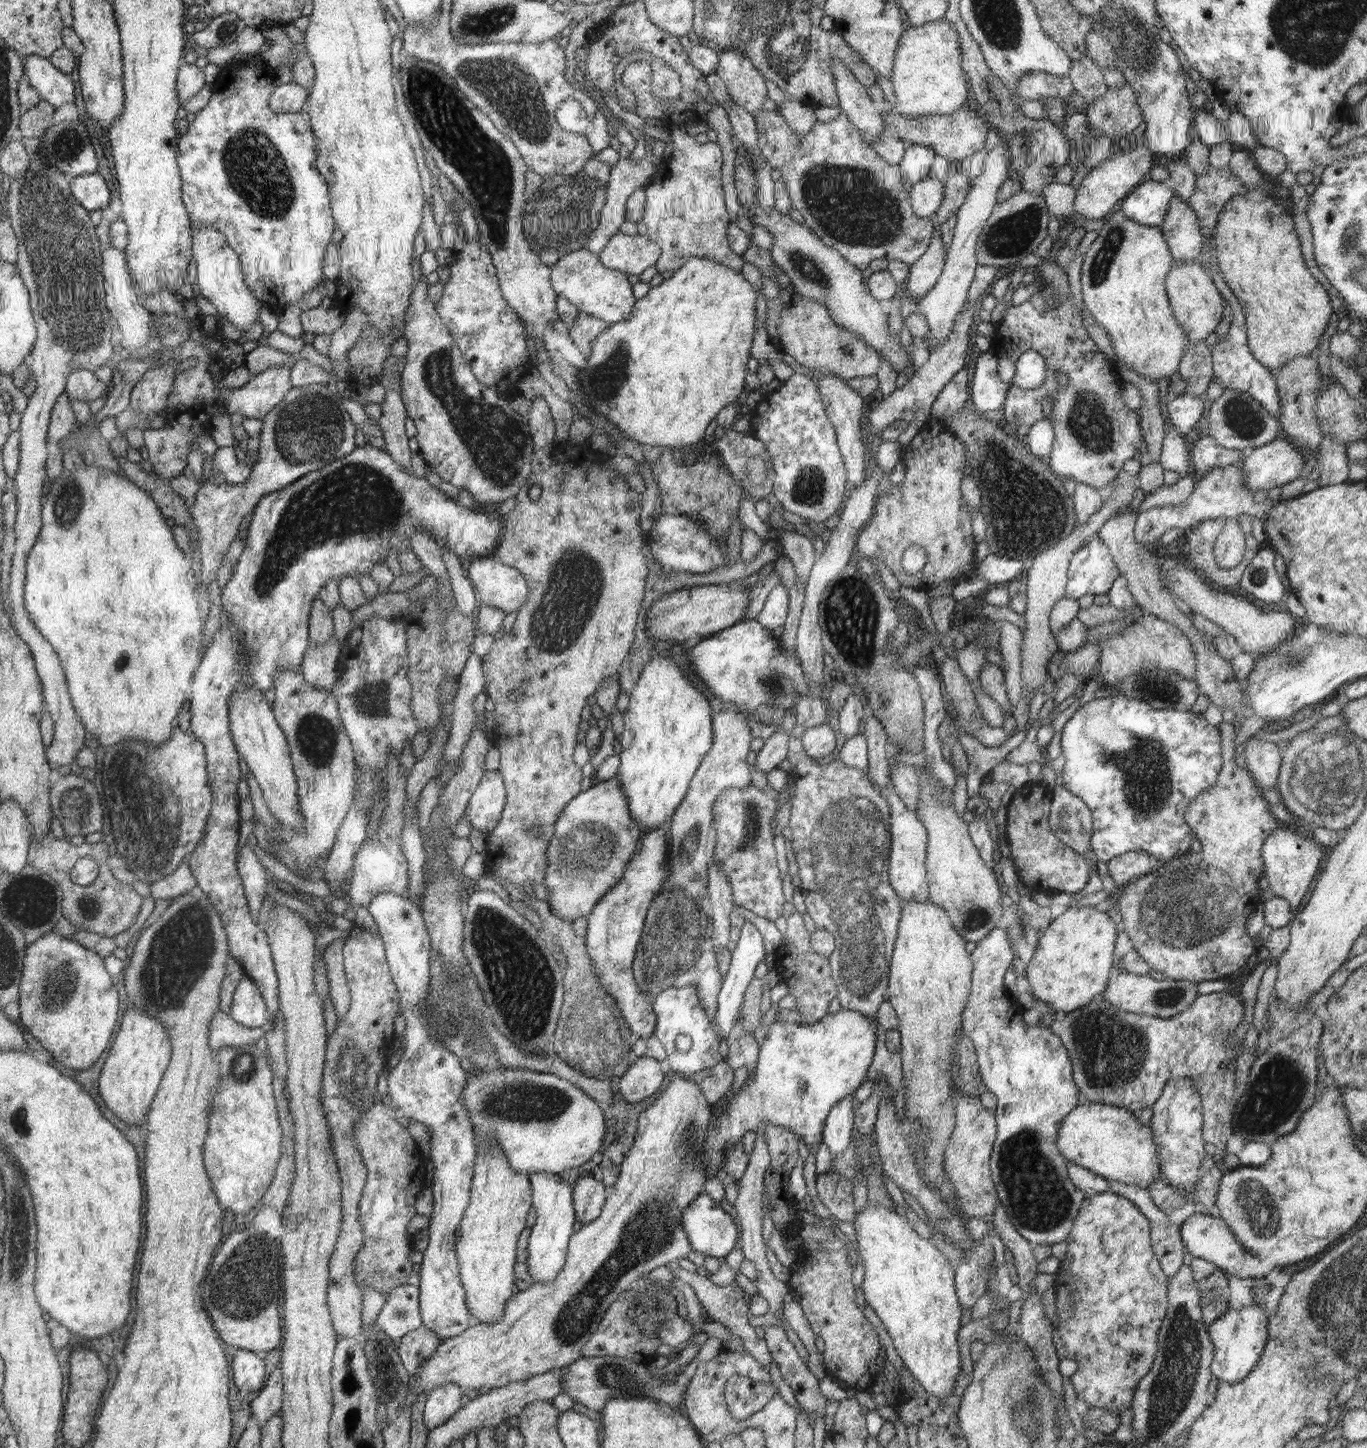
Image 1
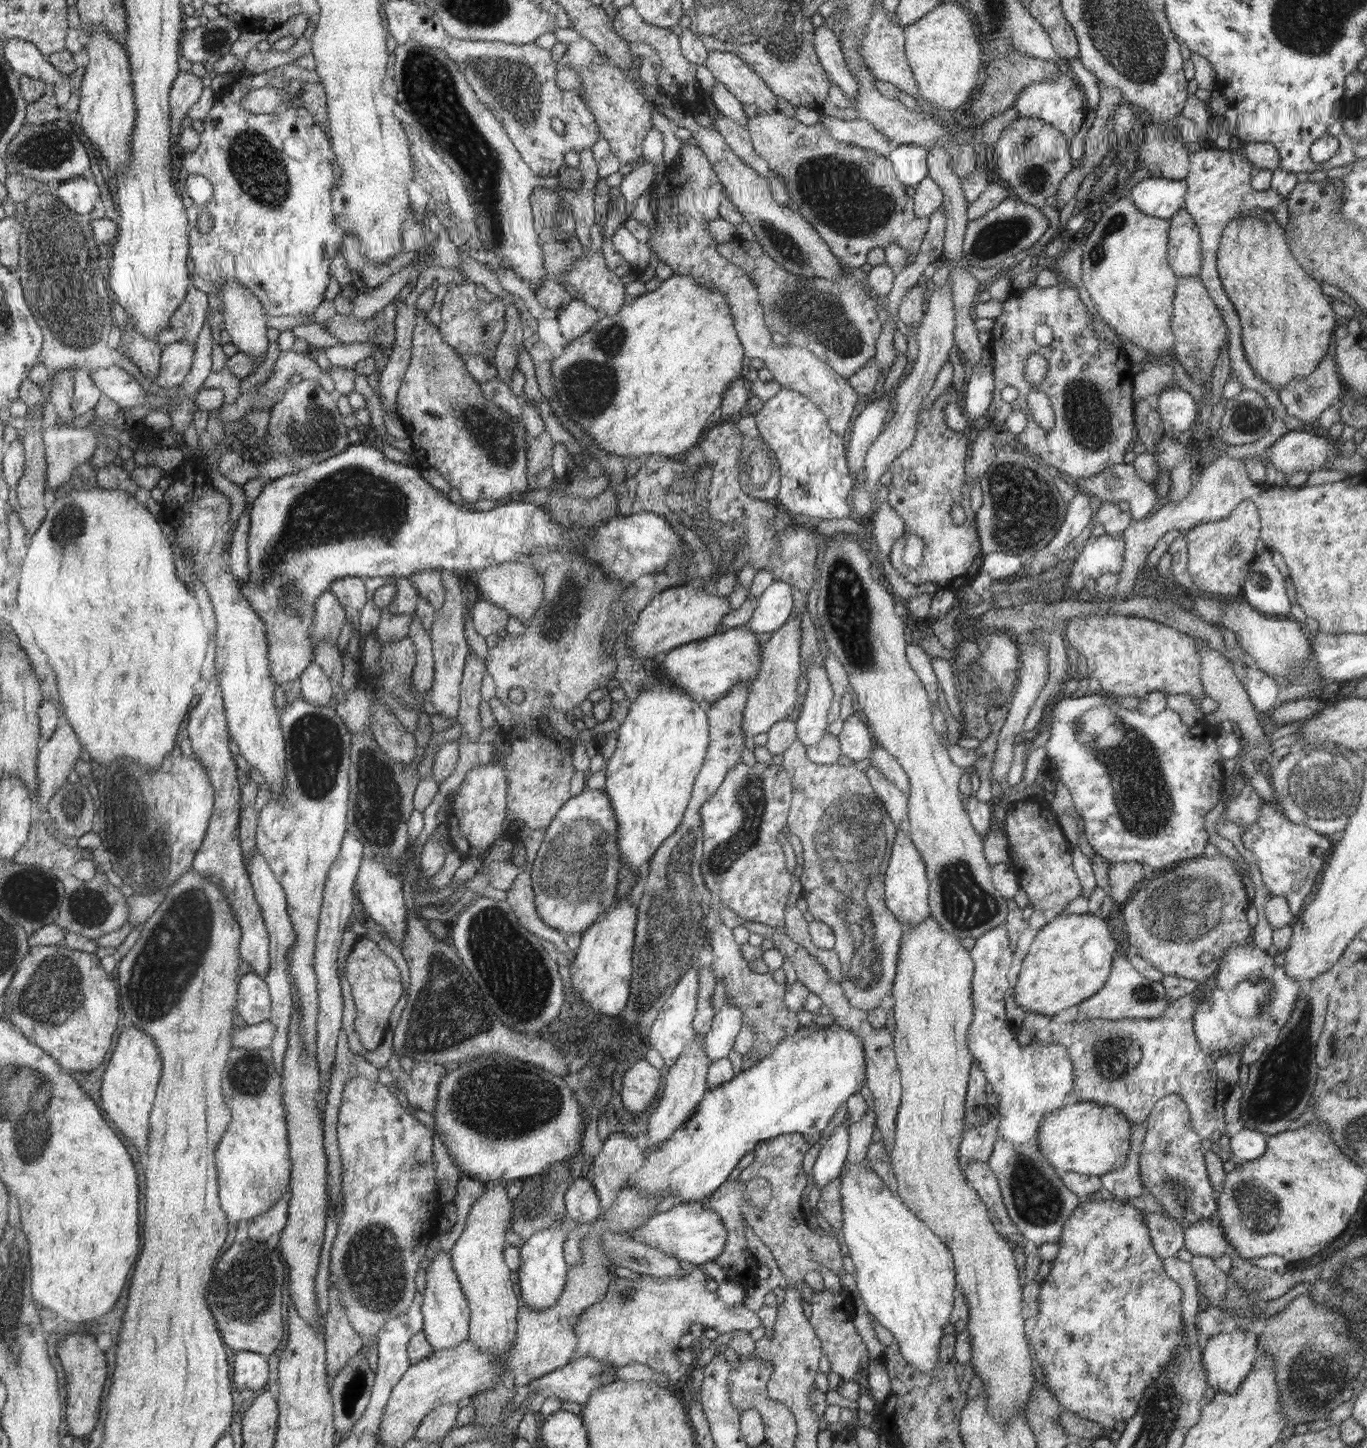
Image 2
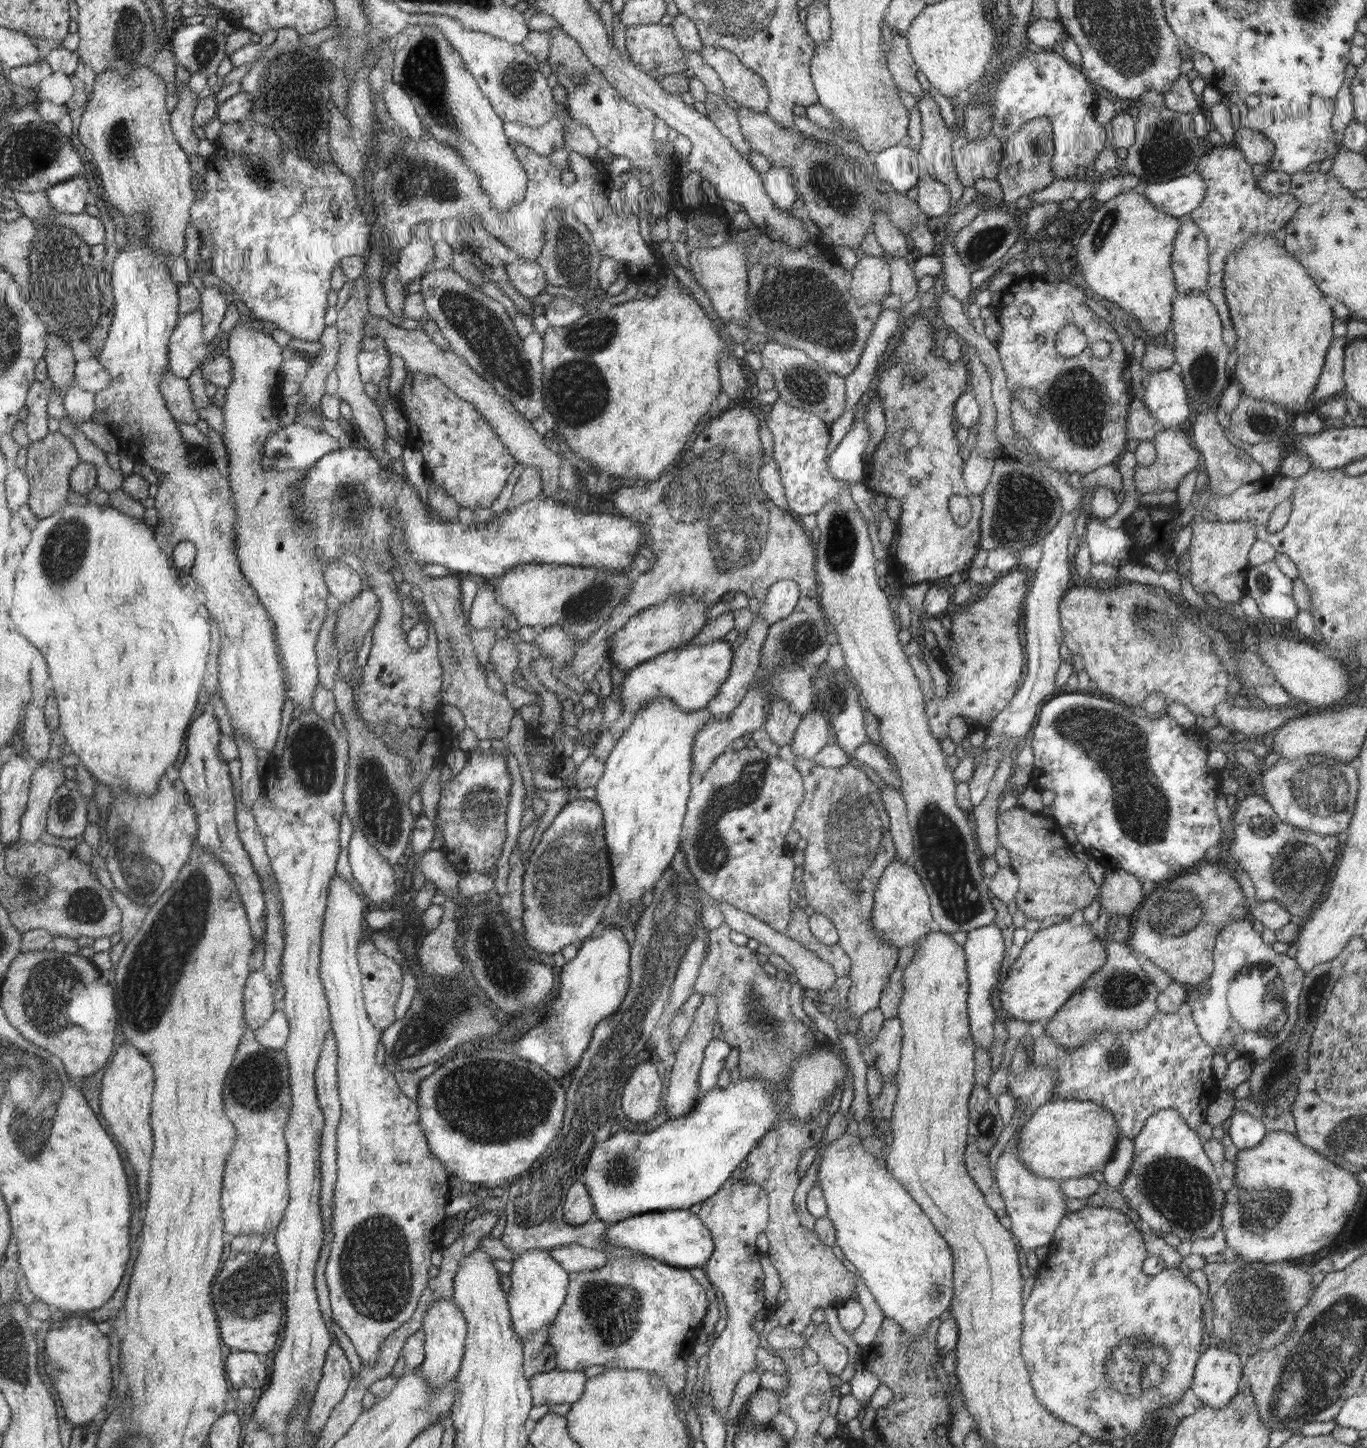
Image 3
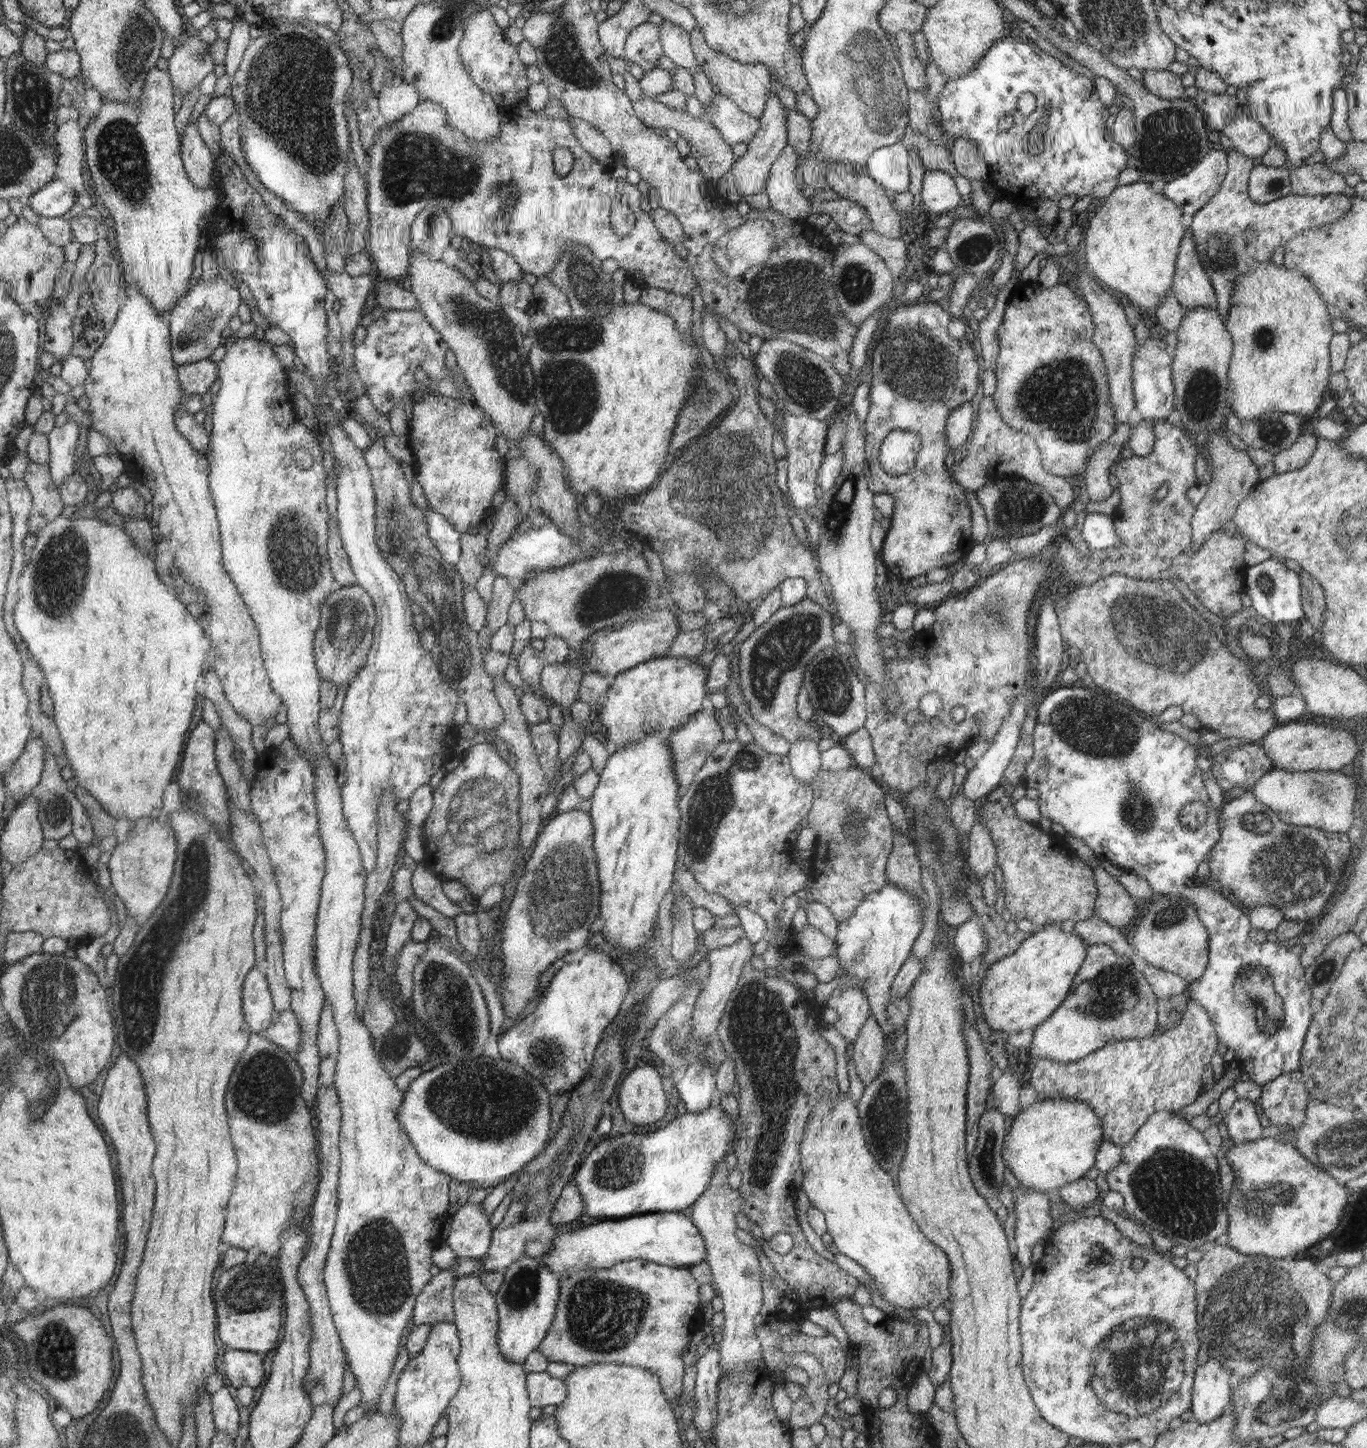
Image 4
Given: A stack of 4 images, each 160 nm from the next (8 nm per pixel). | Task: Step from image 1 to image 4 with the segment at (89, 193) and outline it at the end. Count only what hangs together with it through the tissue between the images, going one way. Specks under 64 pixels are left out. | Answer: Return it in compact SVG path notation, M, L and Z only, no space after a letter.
M54 178L25 200L30 201L30 208L39 216L62 217L74 204L74 190Z

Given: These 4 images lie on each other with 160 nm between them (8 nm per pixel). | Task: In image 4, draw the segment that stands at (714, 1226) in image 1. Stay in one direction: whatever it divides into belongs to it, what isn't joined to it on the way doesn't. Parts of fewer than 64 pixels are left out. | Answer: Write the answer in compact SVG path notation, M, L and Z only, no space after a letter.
M656 1212L644 1213L625 1217L624 1219L612 1219L590 1224L577 1231L568 1231L556 1235L551 1243L551 1249L541 1259L541 1263L552 1269L558 1276L572 1274L591 1268L612 1268L628 1260L649 1260L656 1264L670 1265L674 1268L692 1267L702 1263L707 1258L704 1237L700 1229L693 1223L693 1219L681 1212Z

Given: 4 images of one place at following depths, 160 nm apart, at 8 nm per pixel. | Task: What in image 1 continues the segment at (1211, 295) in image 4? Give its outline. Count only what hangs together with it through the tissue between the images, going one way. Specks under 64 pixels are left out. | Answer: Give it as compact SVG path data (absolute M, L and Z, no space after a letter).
M1177 195L1172 197L1160 231L1166 240L1170 254L1177 262L1200 262L1202 234L1198 217L1187 201Z

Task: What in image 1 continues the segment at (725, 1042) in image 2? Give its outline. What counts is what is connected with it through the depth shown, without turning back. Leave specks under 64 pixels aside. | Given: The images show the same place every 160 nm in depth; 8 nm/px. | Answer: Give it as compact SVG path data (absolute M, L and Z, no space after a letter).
M749 920L745 921L740 930L740 940L736 940L737 947L731 952L730 968L717 996L717 1009L712 1025L720 1039L726 1038L735 1025L737 1014L744 1004L746 989L755 977L754 970L766 954L762 933Z

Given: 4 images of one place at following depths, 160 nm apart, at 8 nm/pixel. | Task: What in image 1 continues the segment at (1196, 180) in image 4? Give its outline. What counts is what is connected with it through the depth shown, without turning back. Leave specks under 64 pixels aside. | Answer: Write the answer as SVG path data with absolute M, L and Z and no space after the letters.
M1146 178L1121 204L1121 211L1142 226L1160 227L1166 216L1170 201L1176 194L1168 182Z

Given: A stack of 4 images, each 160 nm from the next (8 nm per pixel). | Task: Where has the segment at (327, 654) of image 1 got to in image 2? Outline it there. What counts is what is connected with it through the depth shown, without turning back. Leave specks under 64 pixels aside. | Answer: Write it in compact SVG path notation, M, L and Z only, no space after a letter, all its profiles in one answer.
M308 666L300 677L303 699L312 705L328 707L333 697L333 686L325 672L318 666Z

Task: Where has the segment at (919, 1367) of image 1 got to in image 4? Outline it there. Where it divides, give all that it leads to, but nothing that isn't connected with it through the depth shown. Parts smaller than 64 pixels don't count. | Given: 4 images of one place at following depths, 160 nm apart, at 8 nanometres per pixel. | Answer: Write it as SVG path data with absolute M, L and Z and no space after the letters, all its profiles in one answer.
M838 1094L834 1100L824 1100L814 1107L801 1144L802 1186L812 1207L824 1213L827 1232L840 1253L864 1266L879 1286L879 1292L892 1306L904 1309L935 1308L945 1306L949 1298L951 1264L946 1253L928 1240L916 1221L910 1216L908 1206L893 1179L876 1162L869 1151L862 1132L862 1120L858 1116L857 1103L848 1094Z

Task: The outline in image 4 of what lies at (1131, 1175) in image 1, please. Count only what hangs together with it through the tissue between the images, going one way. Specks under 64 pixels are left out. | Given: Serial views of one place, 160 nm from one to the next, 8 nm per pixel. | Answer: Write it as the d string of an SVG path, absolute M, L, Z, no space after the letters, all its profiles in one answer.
M1038 1100L1014 1118L1001 1148L1001 1157L1020 1184L1048 1194L1082 1179L1095 1165L1095 1156L1103 1140L1102 1121L1087 1104L1078 1100Z

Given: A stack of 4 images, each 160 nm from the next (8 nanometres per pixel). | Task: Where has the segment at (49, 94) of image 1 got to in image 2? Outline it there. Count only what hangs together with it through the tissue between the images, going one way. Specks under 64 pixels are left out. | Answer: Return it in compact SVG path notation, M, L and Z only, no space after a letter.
M22 39L4 40L5 60L20 75L42 79L46 84L58 82L62 74L37 45Z

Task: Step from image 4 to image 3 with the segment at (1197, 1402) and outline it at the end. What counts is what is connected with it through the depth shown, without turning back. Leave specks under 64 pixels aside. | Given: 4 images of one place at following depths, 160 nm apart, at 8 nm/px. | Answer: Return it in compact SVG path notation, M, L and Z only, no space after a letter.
M1210 1346L1195 1366L1192 1388L1206 1406L1224 1408L1242 1387L1240 1357L1225 1347Z

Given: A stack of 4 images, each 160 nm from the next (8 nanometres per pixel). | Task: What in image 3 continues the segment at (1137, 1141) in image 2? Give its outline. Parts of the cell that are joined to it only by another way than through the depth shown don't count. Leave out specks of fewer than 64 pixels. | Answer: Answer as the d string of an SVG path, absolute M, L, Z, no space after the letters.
M1121 1137L1117 1140L1112 1158L1101 1170L1108 1186L1118 1191L1128 1174L1134 1156L1134 1143L1132 1138Z

